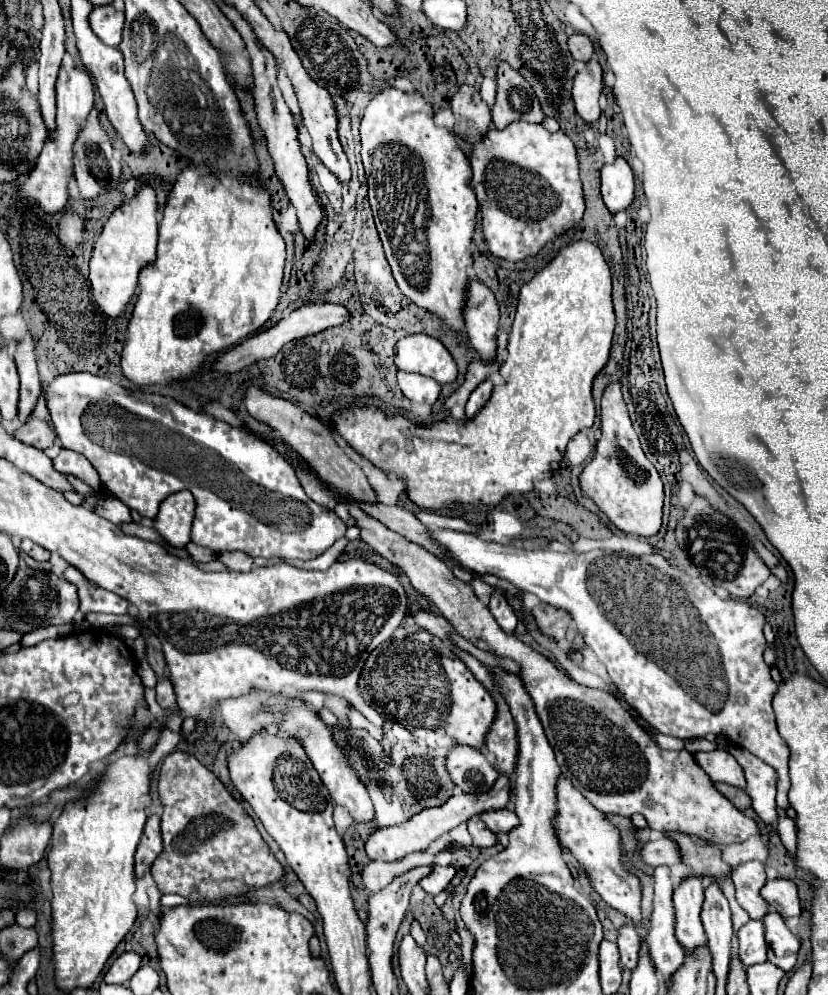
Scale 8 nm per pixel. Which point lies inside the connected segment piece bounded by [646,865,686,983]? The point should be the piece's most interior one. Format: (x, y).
(667, 954)

